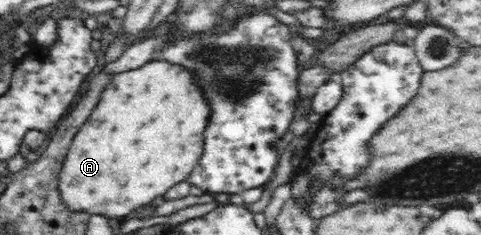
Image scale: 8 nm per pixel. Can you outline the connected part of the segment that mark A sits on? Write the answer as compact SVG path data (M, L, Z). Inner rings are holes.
M149 62L137 70L129 70L129 72L121 72L116 74L112 82L104 89L101 94L99 104L95 106L93 114L89 116L89 120L79 127L75 134L73 144L69 146L69 152L62 161L61 170L58 172L57 189L60 192L61 201L64 202L66 209L71 214L87 214L103 215L106 218L130 218L129 214L149 202L153 202L157 196L163 196L171 186L187 180L187 176L193 172L193 168L199 164L202 156L201 130L205 130L205 102L201 102L201 94L197 94L197 90L193 90L193 86L189 86L189 74L185 74L185 70L177 70L177 66L165 66L165 62Z

